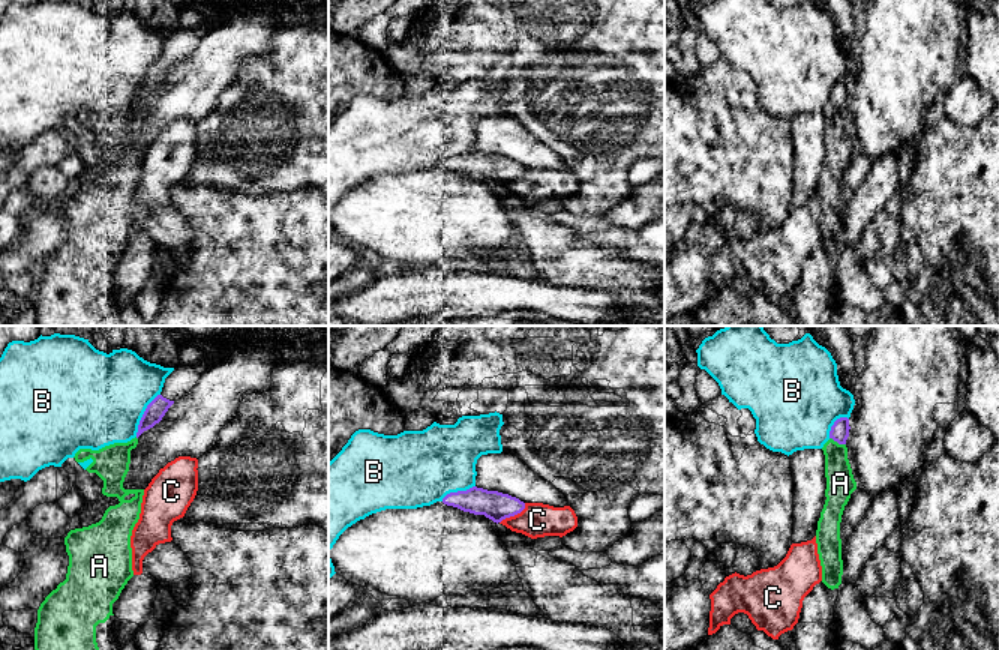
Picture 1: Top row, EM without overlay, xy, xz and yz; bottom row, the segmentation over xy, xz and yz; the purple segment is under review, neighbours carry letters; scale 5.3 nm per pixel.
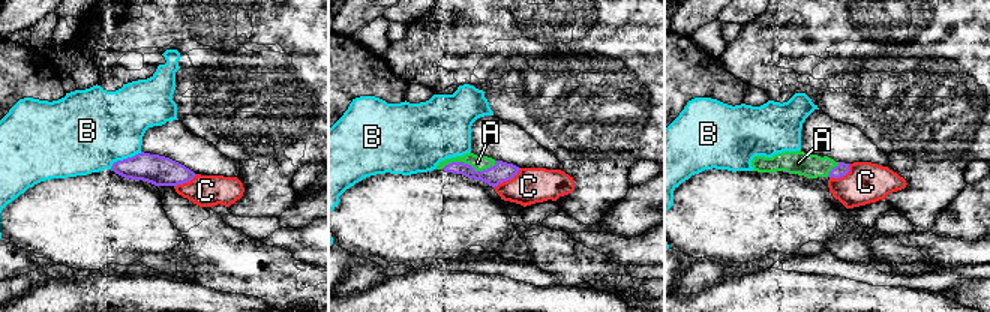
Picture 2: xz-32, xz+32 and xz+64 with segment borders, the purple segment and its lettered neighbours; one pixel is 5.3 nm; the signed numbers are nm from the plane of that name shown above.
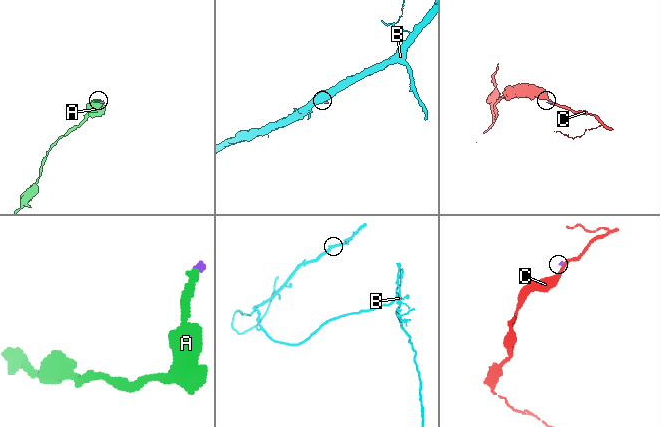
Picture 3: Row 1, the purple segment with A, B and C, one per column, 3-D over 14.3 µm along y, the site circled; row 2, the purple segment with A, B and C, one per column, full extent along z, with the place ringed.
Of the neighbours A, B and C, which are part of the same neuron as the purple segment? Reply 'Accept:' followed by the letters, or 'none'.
Accept: A

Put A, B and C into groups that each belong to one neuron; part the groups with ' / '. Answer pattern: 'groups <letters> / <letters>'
groups A / B / C

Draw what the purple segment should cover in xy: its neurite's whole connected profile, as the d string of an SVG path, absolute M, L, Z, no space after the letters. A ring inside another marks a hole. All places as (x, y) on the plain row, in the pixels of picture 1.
M226 6L204 9L204 21L192 30L178 30L166 42L162 56L147 69L140 89L136 102L162 84L168 72L182 60L190 56L201 38L213 27L226 21L232 14Z

